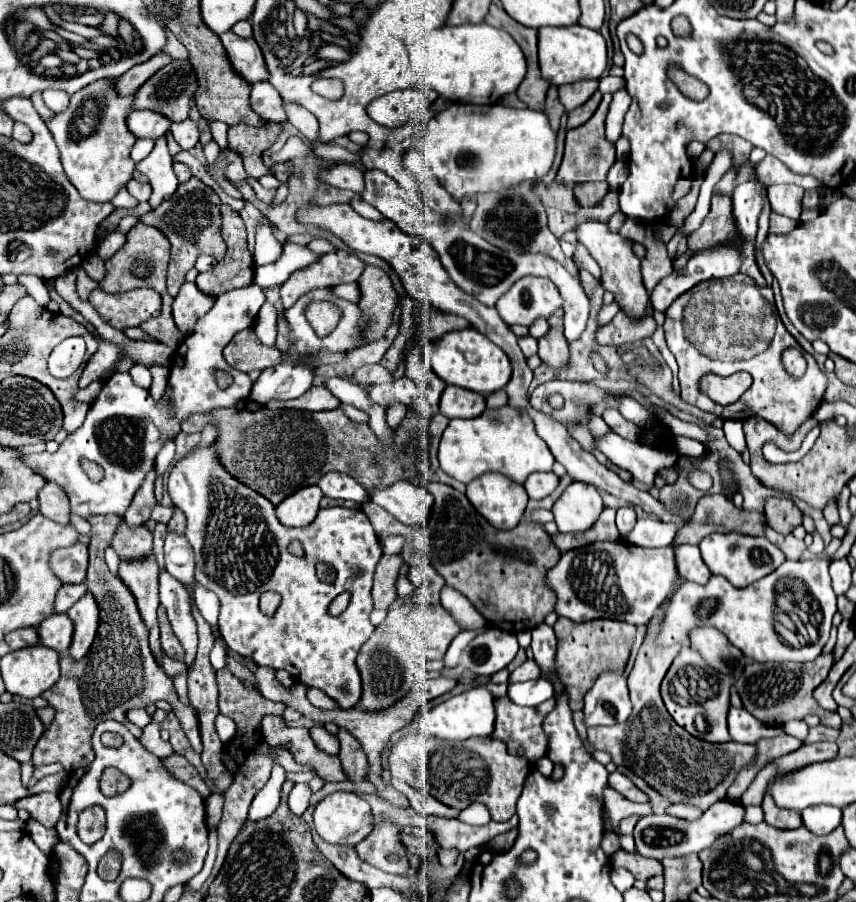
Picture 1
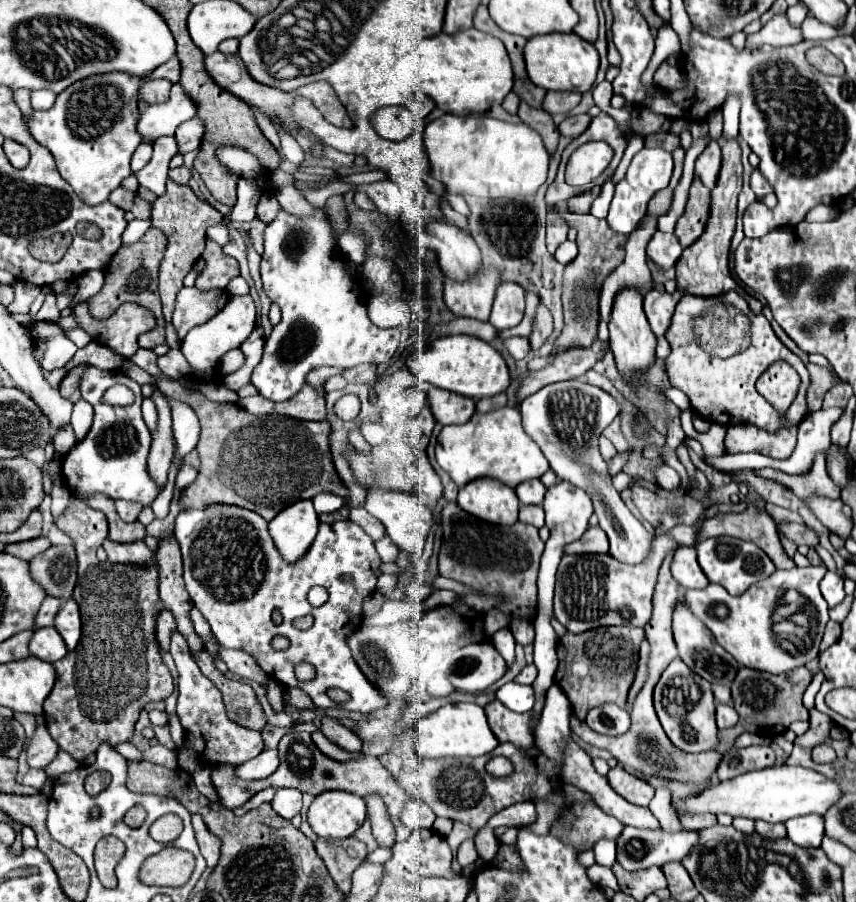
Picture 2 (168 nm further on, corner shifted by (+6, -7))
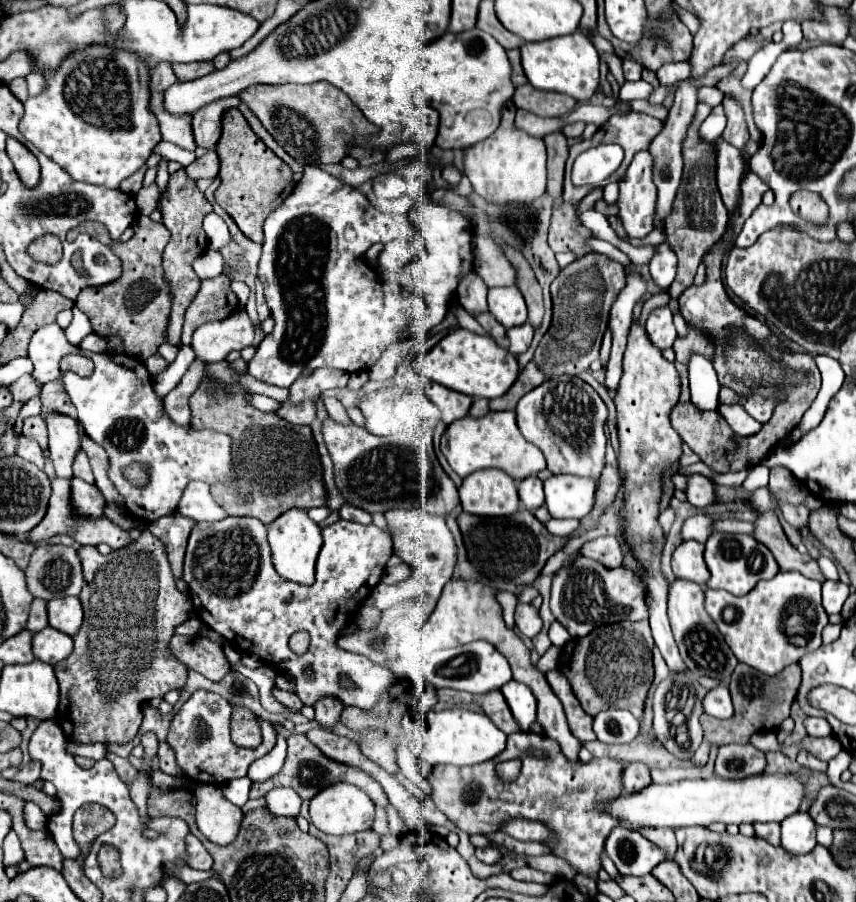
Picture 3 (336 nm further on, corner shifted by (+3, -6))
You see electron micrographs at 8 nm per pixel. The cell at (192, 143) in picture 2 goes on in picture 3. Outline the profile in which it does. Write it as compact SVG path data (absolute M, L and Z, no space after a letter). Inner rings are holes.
M224 97L222 101L212 101L210 105L198 109L192 115L192 129L194 129L194 139L196 145L204 149L214 149L218 139L220 139L220 129L222 129L222 115L228 109L234 109L240 105L240 97Z

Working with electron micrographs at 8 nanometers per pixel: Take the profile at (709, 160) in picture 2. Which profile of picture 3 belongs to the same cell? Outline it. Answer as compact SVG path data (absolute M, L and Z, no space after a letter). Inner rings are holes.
M722 137L716 139L716 161L718 161L718 173L716 173L718 189L726 209L730 211L734 209L734 205L738 205L740 183L750 171L750 165L748 159L742 157L740 149L734 149Z

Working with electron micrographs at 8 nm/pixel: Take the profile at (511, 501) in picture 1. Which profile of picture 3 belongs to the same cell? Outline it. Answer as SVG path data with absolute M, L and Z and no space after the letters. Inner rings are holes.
M482 469L468 475L460 485L462 509L472 515L510 515L518 511L514 479L500 469Z

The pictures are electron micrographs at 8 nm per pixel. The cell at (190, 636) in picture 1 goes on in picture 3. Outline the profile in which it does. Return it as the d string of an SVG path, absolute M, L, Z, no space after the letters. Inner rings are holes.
M204 689L196 691L182 705L182 709L172 717L166 743L174 749L176 765L182 769L184 775L200 783L222 787L224 783L236 777L244 777L250 763L254 763L258 757L266 755L274 747L274 741L276 741L274 727L270 721L264 721L264 719L258 719L262 729L262 743L256 749L236 747L230 739L230 717L232 717L232 705L224 697Z

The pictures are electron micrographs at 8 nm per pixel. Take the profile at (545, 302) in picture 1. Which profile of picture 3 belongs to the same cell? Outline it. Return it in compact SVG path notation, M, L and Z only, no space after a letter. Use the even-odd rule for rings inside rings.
M514 285L488 289L488 307L498 323L502 323L506 329L522 325L526 321L526 303Z

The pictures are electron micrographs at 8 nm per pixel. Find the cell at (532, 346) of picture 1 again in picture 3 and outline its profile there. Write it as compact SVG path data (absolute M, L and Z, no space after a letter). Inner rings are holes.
M526 321L526 323L518 325L518 327L510 327L506 335L508 335L508 339L510 339L508 351L514 353L514 355L518 355L518 353L524 353L524 351L530 347L534 329L532 329L532 325Z

